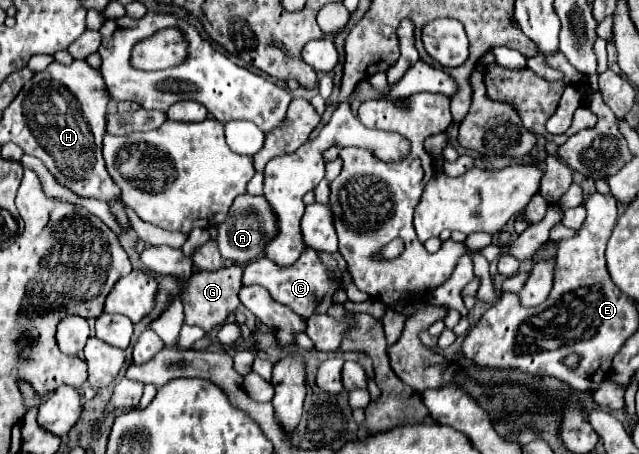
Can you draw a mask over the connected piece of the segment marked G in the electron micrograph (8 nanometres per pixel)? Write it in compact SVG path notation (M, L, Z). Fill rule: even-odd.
M231 265L217 271L195 271L189 279L177 279L183 291L185 323L197 325L207 333L223 325L227 317L233 315L235 309L241 305L237 299L237 293L241 289L241 273L243 273L243 265Z

